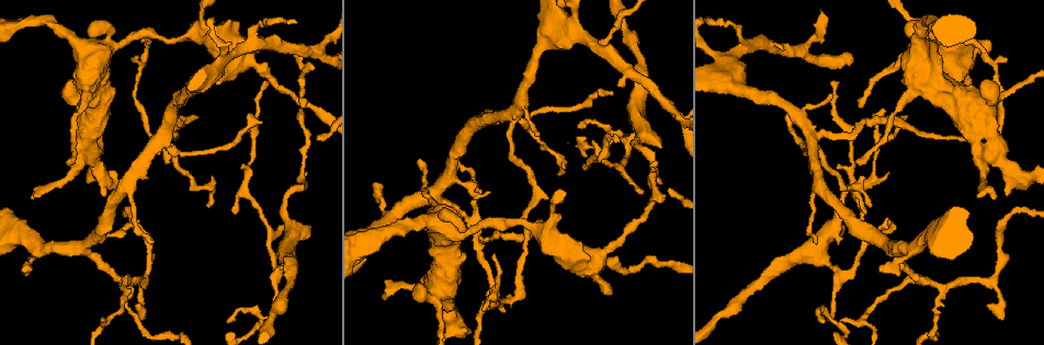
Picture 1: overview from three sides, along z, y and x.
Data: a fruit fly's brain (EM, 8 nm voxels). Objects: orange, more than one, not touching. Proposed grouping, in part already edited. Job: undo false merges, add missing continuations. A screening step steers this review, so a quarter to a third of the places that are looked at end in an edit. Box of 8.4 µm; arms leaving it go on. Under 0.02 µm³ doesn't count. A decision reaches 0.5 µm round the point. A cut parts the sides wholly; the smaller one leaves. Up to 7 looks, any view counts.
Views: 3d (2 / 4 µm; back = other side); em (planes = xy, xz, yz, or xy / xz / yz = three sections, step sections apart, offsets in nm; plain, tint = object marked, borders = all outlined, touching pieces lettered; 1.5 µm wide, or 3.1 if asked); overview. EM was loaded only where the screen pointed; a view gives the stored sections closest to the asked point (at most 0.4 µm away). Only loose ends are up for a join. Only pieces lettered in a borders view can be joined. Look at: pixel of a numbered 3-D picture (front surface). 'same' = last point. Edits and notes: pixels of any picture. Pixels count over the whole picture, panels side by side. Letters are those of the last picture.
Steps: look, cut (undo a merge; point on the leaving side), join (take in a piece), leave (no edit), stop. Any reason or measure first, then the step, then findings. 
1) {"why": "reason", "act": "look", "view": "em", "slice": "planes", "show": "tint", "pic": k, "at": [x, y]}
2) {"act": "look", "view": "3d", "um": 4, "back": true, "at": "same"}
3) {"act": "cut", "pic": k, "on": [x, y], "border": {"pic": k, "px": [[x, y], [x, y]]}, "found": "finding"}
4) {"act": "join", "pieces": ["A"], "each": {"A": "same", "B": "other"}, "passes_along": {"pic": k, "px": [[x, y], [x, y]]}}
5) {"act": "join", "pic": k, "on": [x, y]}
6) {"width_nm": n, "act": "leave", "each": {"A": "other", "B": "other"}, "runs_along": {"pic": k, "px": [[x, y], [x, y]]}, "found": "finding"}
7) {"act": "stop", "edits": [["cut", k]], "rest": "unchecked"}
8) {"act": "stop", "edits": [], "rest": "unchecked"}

{"why": "branch stops here", "act": "look", "view": "em", "slice": "xz", "step": 8, "show": "borders", "pic": 1, "at": [995, 198]}

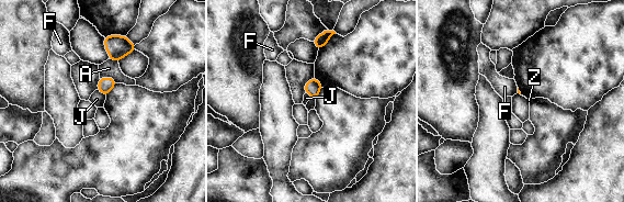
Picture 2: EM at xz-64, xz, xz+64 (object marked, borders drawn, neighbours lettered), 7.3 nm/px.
{"act": "leave", "each": {"A": "other", "F": "other", "J": "other", "Z": "other"}, "border": {"pic": 2, "px": [[310, 98], [315, 99]]}, "found": "none of them fits"}

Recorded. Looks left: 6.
{"why": "tapers out", "act": "look", "view": "em", "slice": "planes", "show": "borders", "pic": 1, "at": [150, 243]}

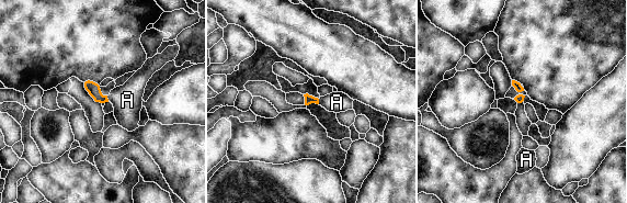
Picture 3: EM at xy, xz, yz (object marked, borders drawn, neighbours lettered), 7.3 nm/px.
{"longest_contact_nm": ["A", 40], "act": "join", "pieces": ["A"], "each": {"A": "same"}, "found": "the neuron continues"}

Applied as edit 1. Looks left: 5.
{"act": "stop", "edits": [["join", 3]], "rest": "unchecked"}

